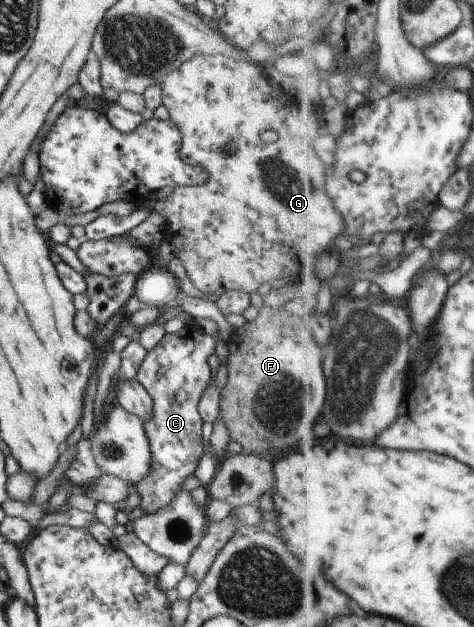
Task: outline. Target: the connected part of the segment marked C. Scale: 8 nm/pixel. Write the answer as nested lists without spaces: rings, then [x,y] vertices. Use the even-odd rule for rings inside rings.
[[[195,325],[186,326],[175,333],[165,333],[158,345],[145,353],[144,360],[136,373],[135,381],[148,393],[153,404],[151,420],[143,423],[143,431],[150,451],[150,470],[148,476],[134,485],[134,490],[141,497],[138,506],[146,511],[143,515],[153,514],[158,509],[169,505],[175,495],[182,490],[179,487],[184,478],[194,472],[202,455],[201,426],[203,423],[198,416],[197,406],[202,393],[212,381],[207,359],[214,354],[216,339],[213,338],[216,337],[206,335],[202,328]]]

